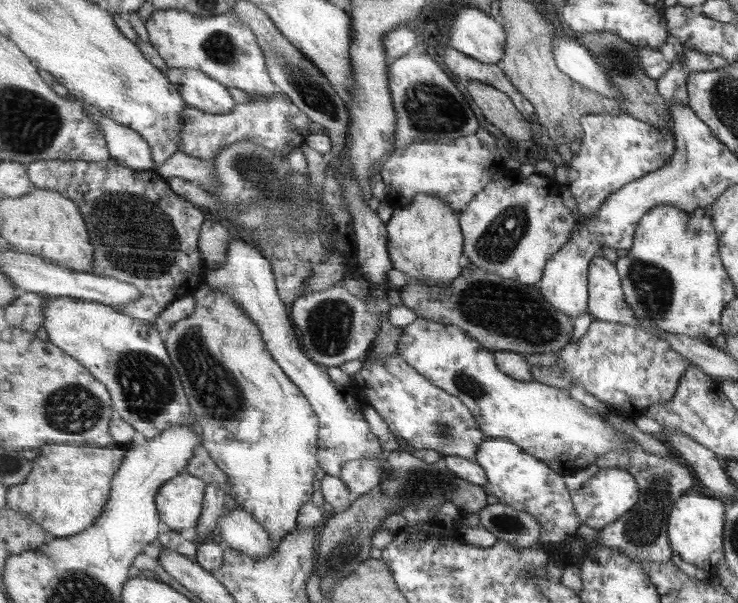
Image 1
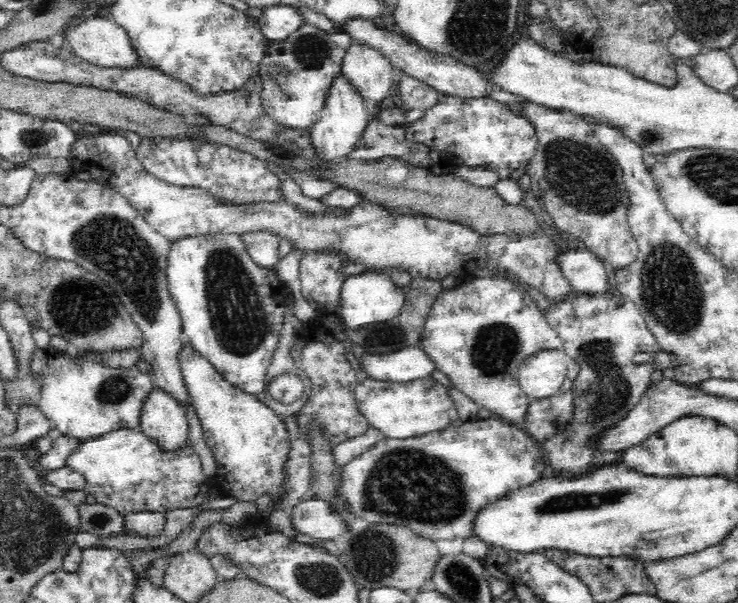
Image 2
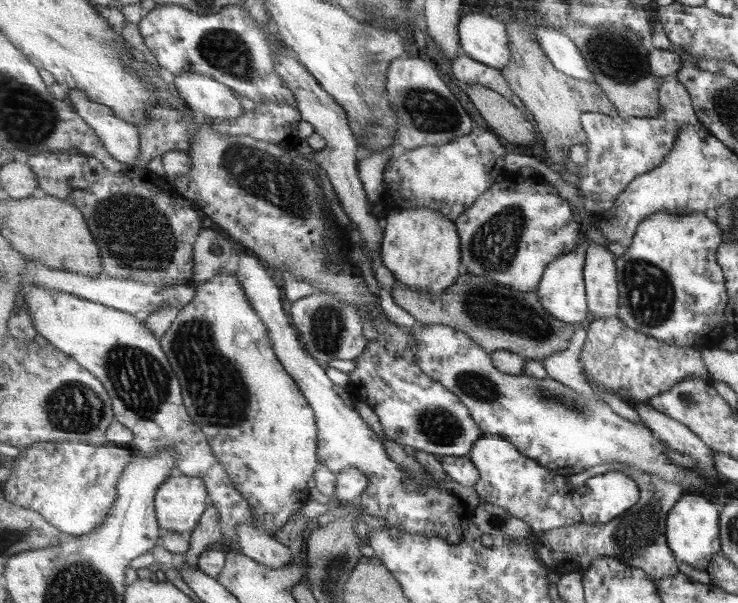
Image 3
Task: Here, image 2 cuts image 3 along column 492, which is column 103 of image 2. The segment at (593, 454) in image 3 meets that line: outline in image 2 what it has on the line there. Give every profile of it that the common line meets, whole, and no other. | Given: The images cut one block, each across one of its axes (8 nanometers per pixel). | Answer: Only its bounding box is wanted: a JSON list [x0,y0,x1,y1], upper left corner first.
[29,343,153,442]

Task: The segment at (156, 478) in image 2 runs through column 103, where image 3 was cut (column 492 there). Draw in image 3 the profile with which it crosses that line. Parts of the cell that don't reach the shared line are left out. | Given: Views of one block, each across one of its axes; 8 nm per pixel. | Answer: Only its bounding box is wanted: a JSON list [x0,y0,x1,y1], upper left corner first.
[469,433,584,534]

